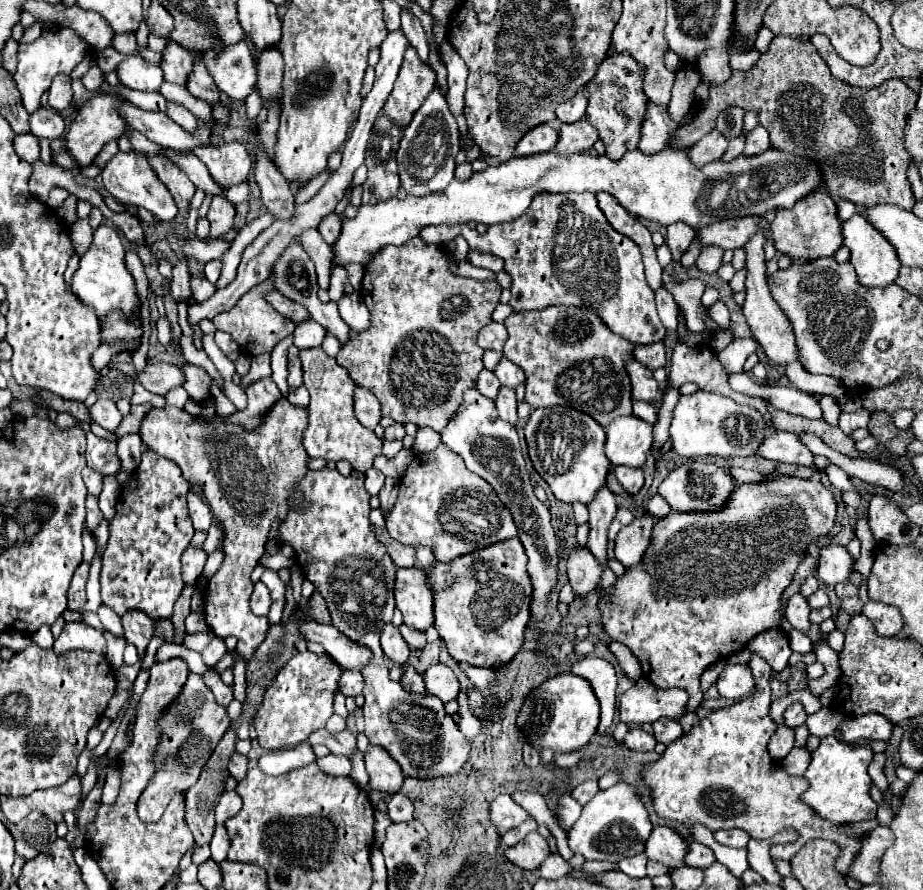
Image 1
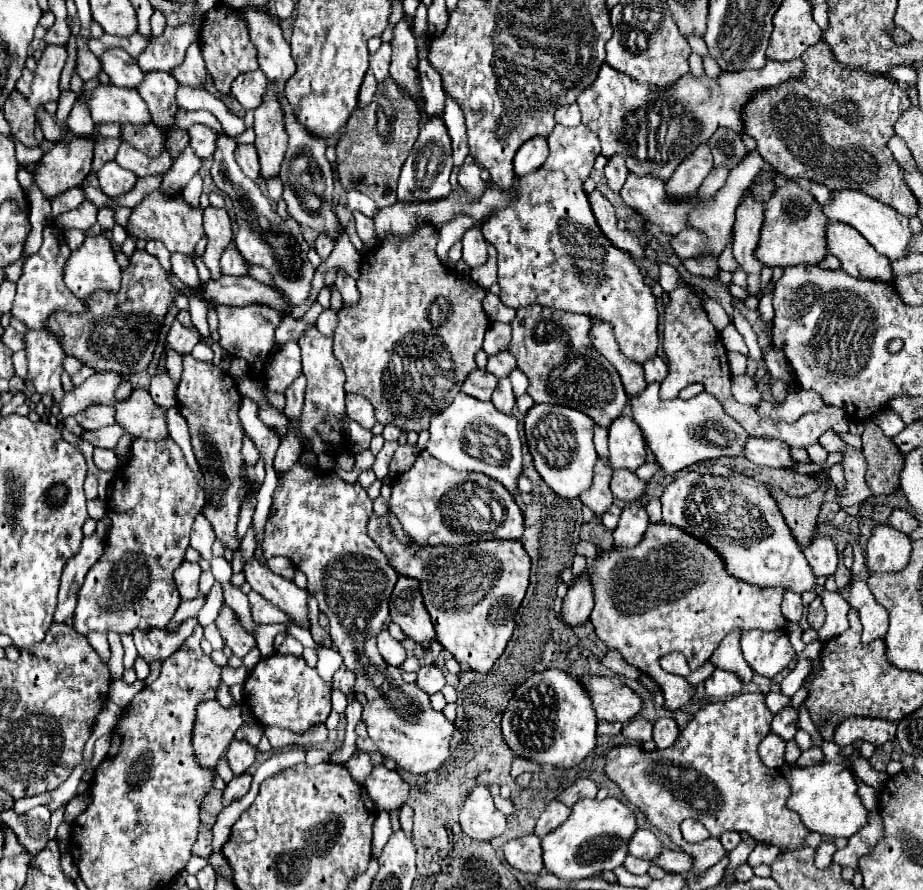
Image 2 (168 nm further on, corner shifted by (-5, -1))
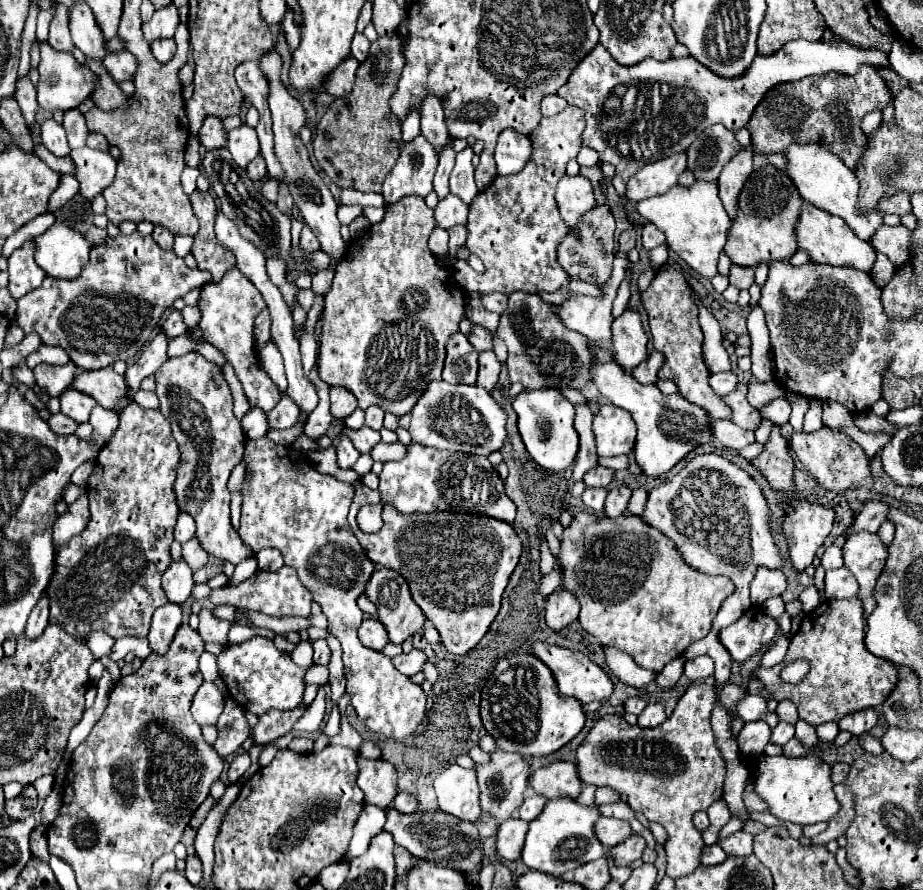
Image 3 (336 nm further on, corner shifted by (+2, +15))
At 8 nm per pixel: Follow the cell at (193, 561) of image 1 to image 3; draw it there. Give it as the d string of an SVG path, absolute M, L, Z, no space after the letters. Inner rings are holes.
M185 560L173 562L163 574L163 590L167 594L167 600L181 606L191 596L191 588L193 588L193 572L187 566L187 562Z

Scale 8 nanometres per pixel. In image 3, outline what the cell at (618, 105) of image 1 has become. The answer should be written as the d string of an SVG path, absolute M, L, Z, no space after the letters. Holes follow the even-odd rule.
M607 204L595 206L591 212L585 212L577 228L569 230L569 236L565 236L565 240L561 240L561 244L557 246L557 262L561 264L561 268L565 268L567 276L595 286L605 284L605 280L611 276L613 256L615 256L613 232L615 232L615 220Z

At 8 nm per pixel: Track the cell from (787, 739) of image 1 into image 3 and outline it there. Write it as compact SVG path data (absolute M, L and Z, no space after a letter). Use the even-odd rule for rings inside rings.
M747 722L737 734L737 746L747 756L763 754L771 736L771 728L765 722Z

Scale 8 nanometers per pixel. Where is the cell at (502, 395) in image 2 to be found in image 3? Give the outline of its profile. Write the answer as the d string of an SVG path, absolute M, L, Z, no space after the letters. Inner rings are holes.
M491 350L479 352L479 374L477 374L479 386L483 386L485 390L493 390L493 386L497 384L497 378L499 378L499 370L501 370L501 364Z

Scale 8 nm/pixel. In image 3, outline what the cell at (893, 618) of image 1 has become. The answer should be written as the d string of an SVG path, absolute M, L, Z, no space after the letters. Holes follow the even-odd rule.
M837 568L825 572L825 596L827 598L855 598L857 580L847 568Z

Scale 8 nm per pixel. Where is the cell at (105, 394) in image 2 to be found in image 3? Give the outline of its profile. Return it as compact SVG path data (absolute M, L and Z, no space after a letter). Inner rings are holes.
M69 362L67 366L49 366L49 364L39 364L33 370L35 374L35 382L39 388L43 388L49 396L61 396L67 386L71 386L75 374L77 374L77 366L73 362Z

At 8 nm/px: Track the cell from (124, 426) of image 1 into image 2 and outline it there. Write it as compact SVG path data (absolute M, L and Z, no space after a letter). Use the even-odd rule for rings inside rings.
M112 424L112 426L106 426L106 428L98 428L98 430L92 430L92 432L84 432L82 438L92 442L94 446L102 446L102 448L116 448L118 440L122 438L124 434L124 428L120 428L118 424Z

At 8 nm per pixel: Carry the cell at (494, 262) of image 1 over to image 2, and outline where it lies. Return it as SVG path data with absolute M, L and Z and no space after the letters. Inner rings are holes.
M472 226L462 236L462 258L470 268L478 268L488 262L488 244L480 232L480 226Z

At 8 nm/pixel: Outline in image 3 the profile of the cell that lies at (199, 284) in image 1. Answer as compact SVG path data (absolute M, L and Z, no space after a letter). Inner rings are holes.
M155 226L155 230L153 230L153 240L163 248L163 250L171 250L171 246L173 246L173 234L167 230L167 228L163 228L163 226Z

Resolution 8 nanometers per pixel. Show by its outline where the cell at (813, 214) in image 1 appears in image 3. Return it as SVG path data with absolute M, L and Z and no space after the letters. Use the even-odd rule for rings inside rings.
M763 166L753 172L739 194L737 216L731 220L729 238L723 252L737 266L751 266L771 262L771 260L789 260L797 252L795 224L801 212L801 196L789 180L789 176L773 166Z

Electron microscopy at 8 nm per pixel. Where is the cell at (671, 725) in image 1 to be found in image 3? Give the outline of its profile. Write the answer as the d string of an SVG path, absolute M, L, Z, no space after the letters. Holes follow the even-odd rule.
M647 704L645 710L639 714L639 722L637 724L641 728L655 728L655 726L663 724L665 718L667 716L665 716L665 710L663 710L661 704Z

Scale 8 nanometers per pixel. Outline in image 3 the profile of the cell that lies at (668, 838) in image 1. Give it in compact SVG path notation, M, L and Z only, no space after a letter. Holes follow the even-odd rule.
M599 818L593 828L597 832L597 840L601 840L601 844L605 844L605 848L617 846L631 834L629 822L617 820L617 818Z

